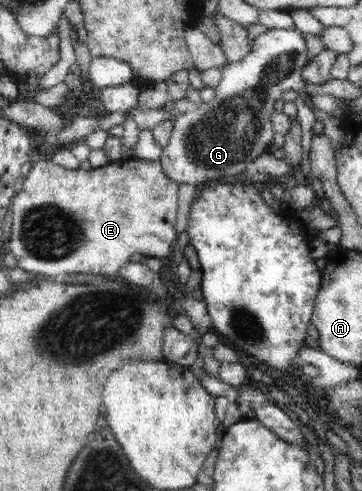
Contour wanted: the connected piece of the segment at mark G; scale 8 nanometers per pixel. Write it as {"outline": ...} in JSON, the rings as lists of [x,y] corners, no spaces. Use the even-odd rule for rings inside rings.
{"outline":[[[267,30],[253,41],[252,50],[238,62],[221,67],[221,81],[215,88],[215,97],[198,108],[179,113],[173,123],[173,131],[161,157],[162,169],[170,180],[178,184],[197,185],[215,178],[231,178],[234,174],[244,173],[252,167],[256,158],[266,153],[268,144],[272,142],[275,130],[270,122],[270,114],[274,109],[274,100],[281,97],[285,90],[301,84],[302,70],[309,62],[309,50],[305,36],[298,30]]]}

